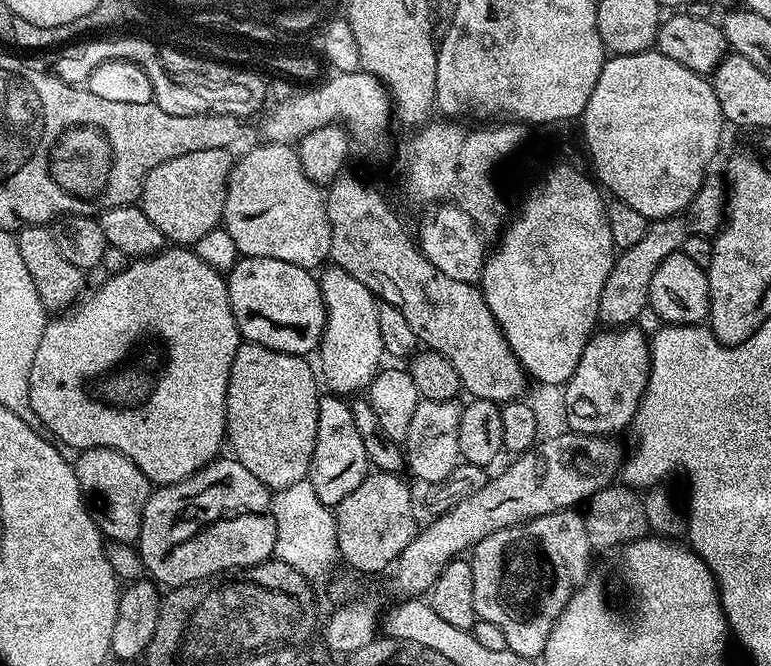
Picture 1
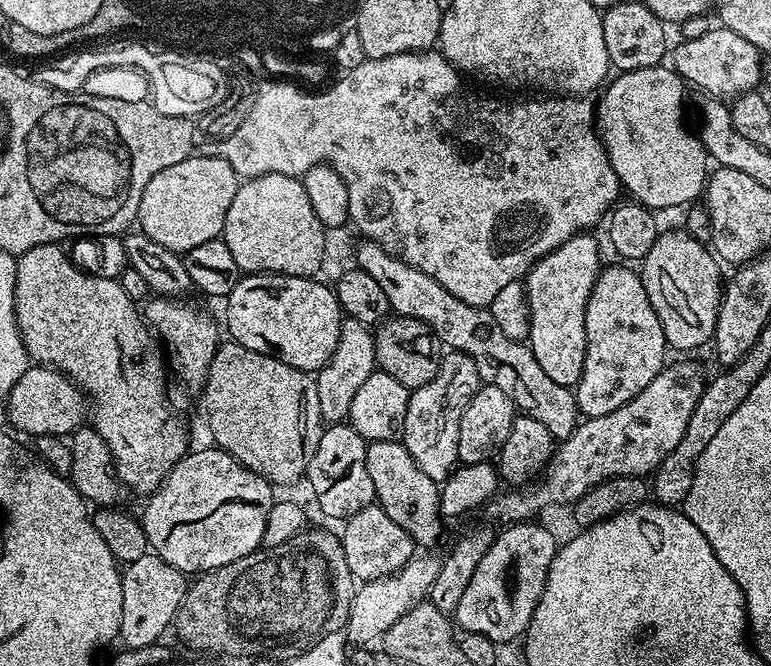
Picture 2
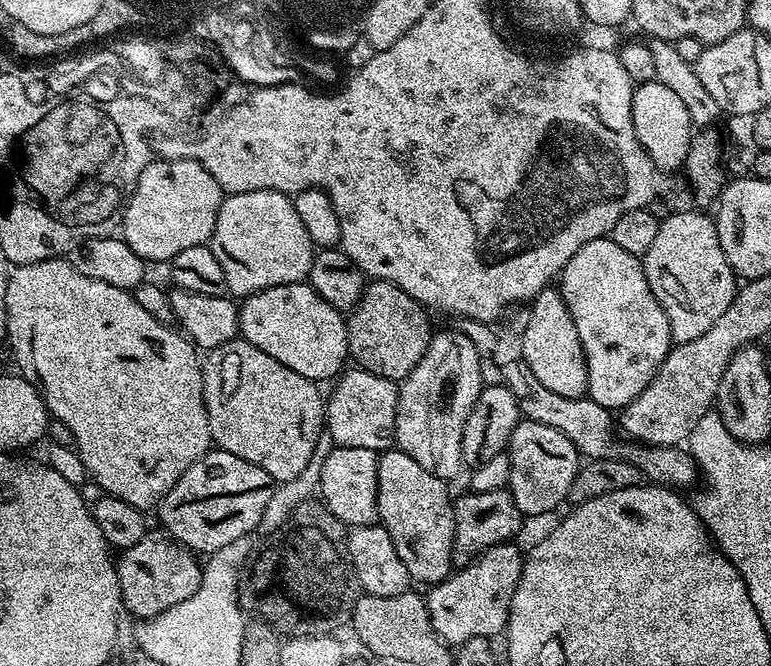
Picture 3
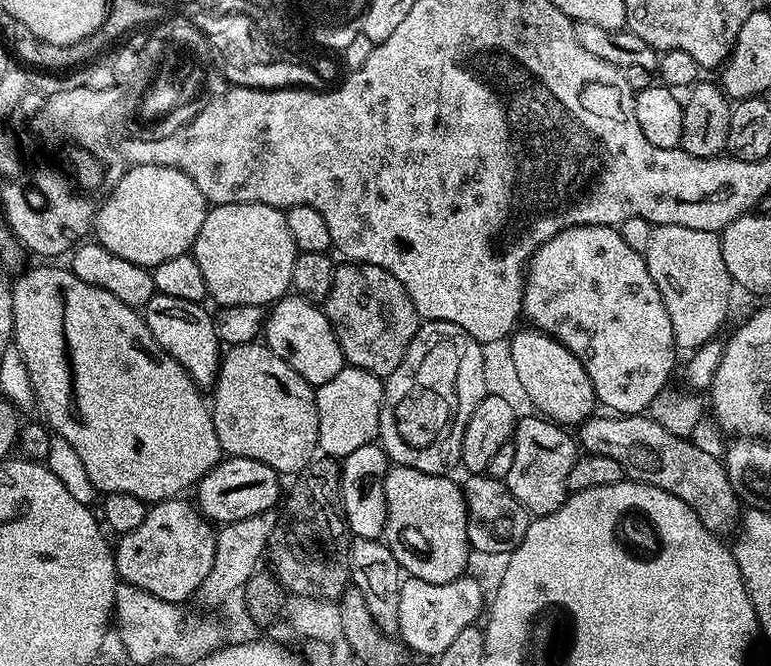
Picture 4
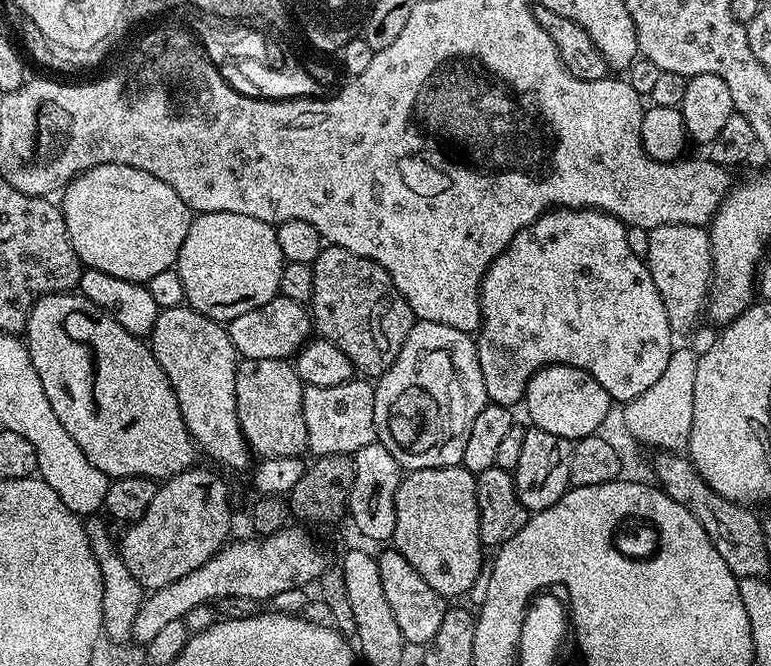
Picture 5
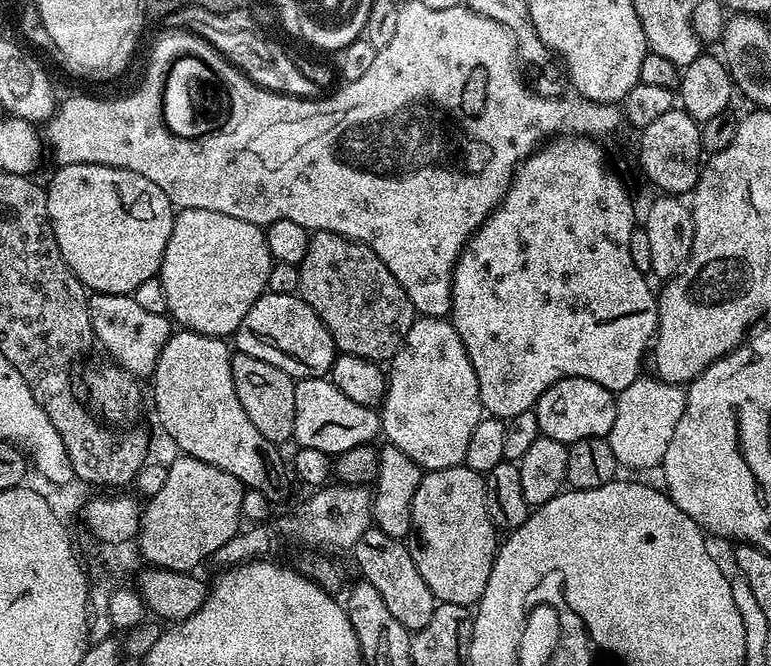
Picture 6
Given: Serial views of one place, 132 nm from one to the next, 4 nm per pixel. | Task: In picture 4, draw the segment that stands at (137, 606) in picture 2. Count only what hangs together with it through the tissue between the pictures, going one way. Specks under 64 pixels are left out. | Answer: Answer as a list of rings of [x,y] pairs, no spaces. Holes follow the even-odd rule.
[[[188,498],[164,500],[151,505],[146,518],[142,518],[142,526],[133,532],[123,533],[117,539],[120,541],[114,544],[117,577],[125,584],[138,586],[138,590],[146,590],[146,594],[154,594],[154,598],[162,598],[167,604],[183,605],[184,600],[191,601],[214,564],[217,533],[195,503],[184,499]]]

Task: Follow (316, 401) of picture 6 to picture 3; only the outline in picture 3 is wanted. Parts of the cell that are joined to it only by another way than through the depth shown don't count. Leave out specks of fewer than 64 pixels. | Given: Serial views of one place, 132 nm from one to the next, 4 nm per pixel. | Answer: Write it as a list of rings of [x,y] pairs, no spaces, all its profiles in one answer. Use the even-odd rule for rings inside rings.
[[[353,367],[345,371],[335,381],[336,389],[326,400],[326,436],[333,441],[333,445],[341,448],[358,446],[362,450],[370,450],[374,453],[387,452],[396,442],[396,394],[397,385],[393,381],[382,378],[378,374],[370,374],[365,368]]]

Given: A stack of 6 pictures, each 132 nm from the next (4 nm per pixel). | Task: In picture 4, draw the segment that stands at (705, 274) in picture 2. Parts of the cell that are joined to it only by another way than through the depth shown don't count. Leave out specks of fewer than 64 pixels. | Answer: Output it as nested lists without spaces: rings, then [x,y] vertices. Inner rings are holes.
[[[657,224],[650,234],[650,250],[642,253],[650,278],[662,294],[670,326],[674,330],[677,349],[691,354],[697,348],[715,340],[728,316],[728,303],[732,300],[732,275],[722,262],[722,246],[717,233],[690,230],[690,226]]]

